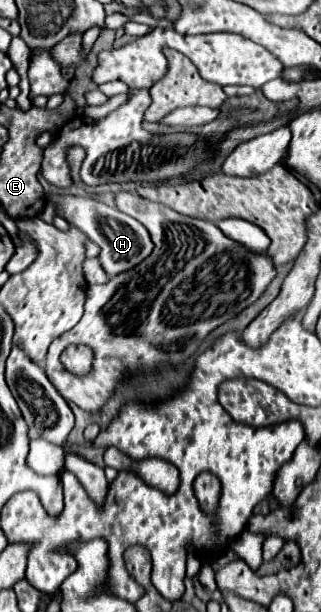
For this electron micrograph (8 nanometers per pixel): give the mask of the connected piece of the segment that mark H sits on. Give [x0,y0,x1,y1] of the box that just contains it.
[49,194,153,276]

